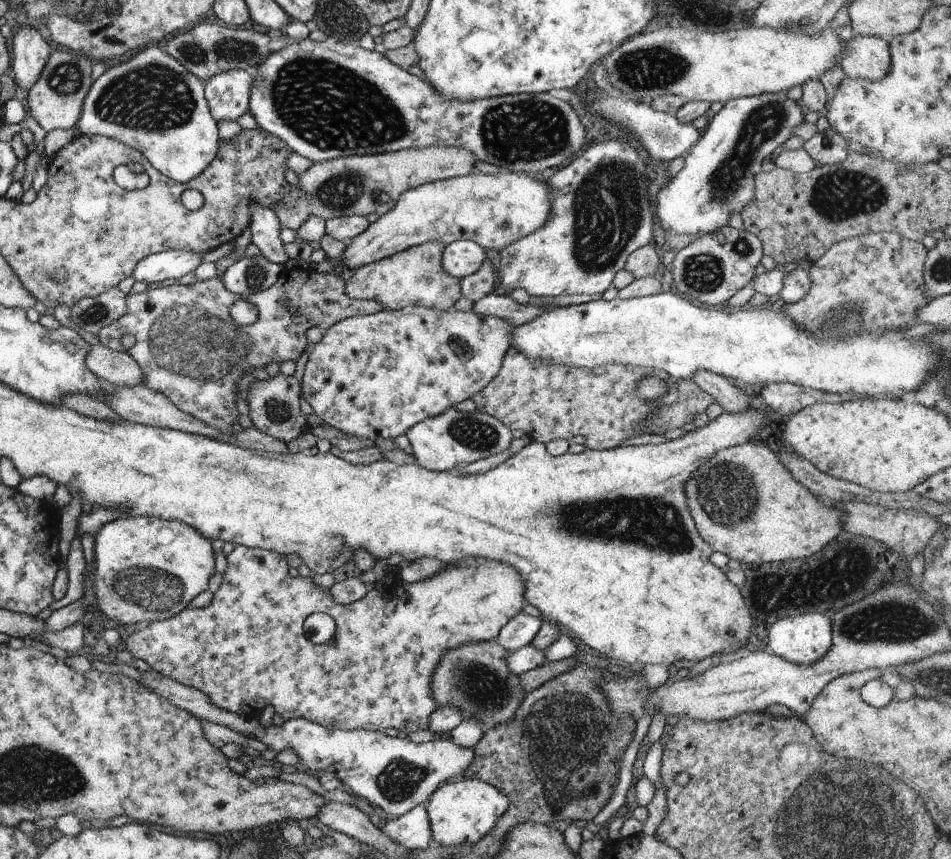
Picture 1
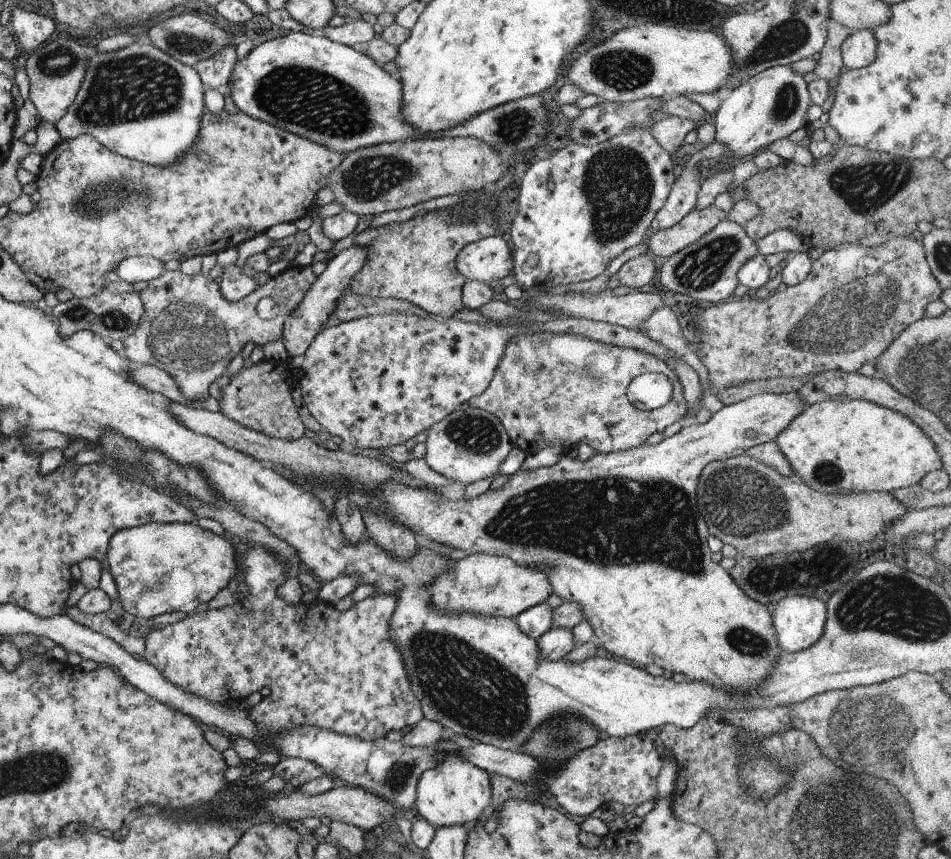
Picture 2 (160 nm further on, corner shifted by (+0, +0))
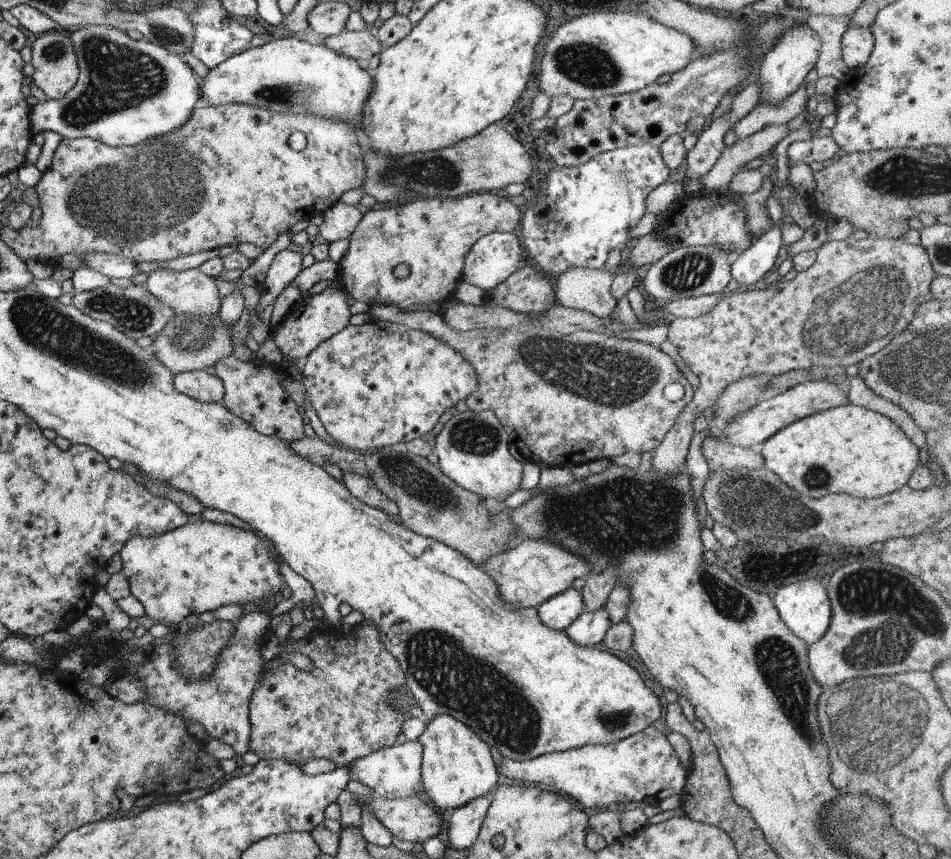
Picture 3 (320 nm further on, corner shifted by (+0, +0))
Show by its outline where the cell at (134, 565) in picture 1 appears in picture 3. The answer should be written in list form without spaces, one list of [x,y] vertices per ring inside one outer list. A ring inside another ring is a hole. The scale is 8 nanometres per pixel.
[[[197,520],[154,537],[133,537],[118,554],[130,594],[141,603],[146,616],[163,625],[177,624],[188,614],[211,612],[224,604],[239,604],[243,608],[245,604],[259,602],[260,608],[265,610],[279,599],[285,588],[283,577],[277,572],[277,552],[271,542],[267,542],[267,538],[261,540],[251,530],[233,528],[229,524]]]

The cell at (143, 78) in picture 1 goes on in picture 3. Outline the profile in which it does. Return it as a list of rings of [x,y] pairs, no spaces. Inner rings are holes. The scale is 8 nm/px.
[[[82,25],[82,27],[68,32],[74,53],[77,59],[78,77],[73,85],[73,88],[58,99],[46,99],[43,103],[37,103],[30,108],[29,122],[33,134],[45,131],[53,131],[60,134],[63,139],[76,139],[77,137],[89,137],[93,140],[102,142],[110,147],[133,147],[137,143],[147,141],[149,139],[157,138],[165,133],[171,132],[174,128],[181,126],[195,109],[195,101],[200,98],[199,80],[193,74],[193,71],[183,62],[180,61],[179,55],[171,54],[162,46],[153,44],[148,40],[134,40],[131,39],[125,31],[108,27],[105,25]]]

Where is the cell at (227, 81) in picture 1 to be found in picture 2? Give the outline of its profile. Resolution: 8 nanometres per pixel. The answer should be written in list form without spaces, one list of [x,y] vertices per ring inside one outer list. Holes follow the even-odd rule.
[[[238,39],[236,40],[236,44],[227,44],[221,52],[215,52],[215,56],[211,56],[211,58],[205,58],[205,60],[199,60],[197,64],[193,67],[199,76],[201,86],[203,87],[203,91],[207,90],[207,88],[213,88],[213,90],[218,90],[223,92],[223,88],[229,84],[229,76],[231,76],[231,70],[233,70],[233,66],[237,61],[237,54],[235,54],[235,48],[237,45]]]

